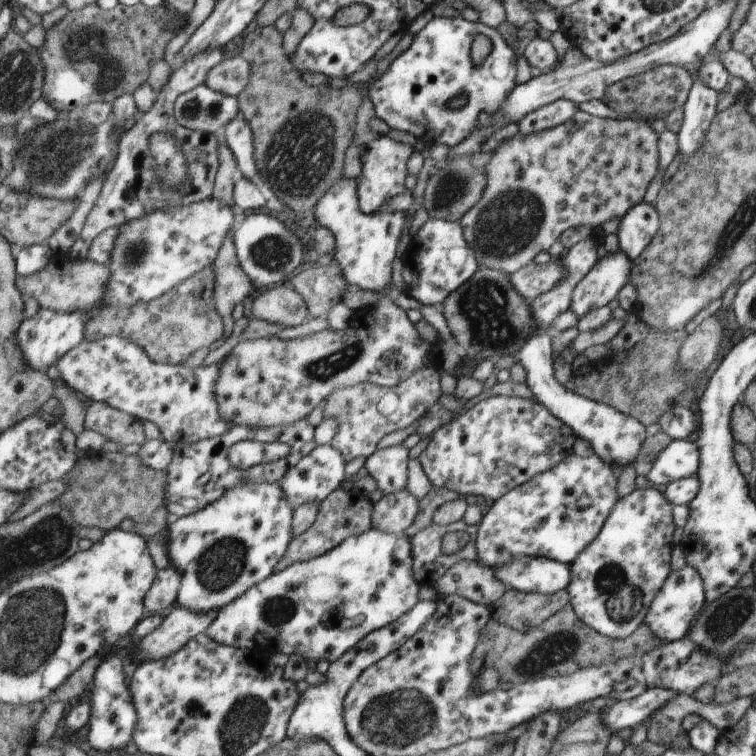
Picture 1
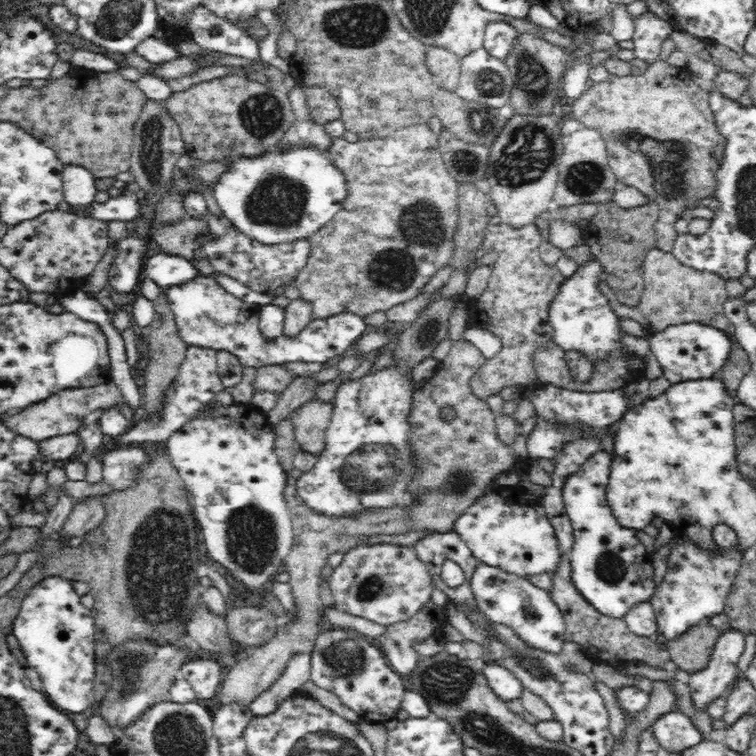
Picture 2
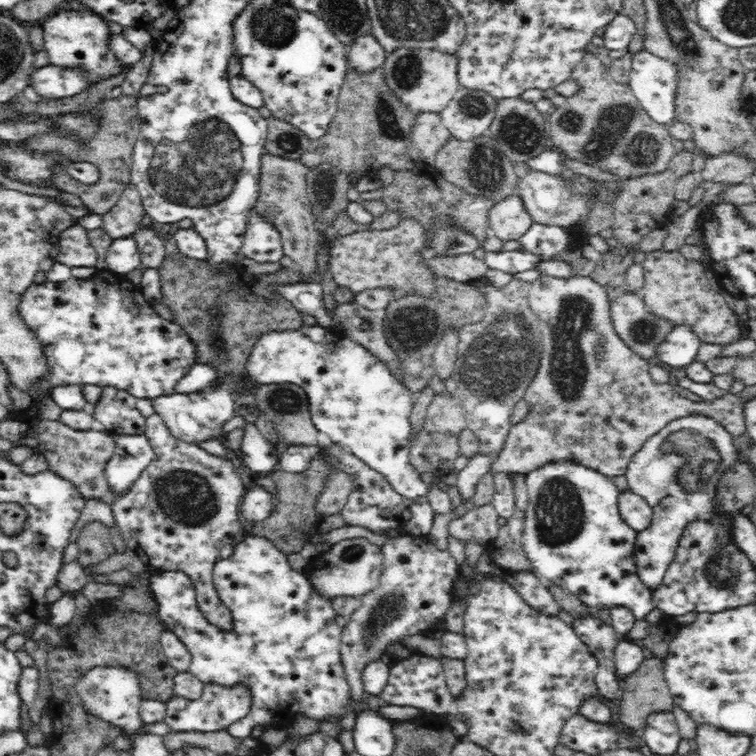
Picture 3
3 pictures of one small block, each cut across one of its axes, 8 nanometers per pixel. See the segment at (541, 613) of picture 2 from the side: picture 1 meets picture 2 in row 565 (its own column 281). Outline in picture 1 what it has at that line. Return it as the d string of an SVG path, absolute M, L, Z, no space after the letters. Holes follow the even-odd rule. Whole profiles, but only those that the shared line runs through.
M330 444L320 445L312 454L306 456L300 464L292 468L279 483L283 485L296 508L315 501L324 502L332 495L334 490L341 488L345 479L346 465L342 454L336 448L333 448Z

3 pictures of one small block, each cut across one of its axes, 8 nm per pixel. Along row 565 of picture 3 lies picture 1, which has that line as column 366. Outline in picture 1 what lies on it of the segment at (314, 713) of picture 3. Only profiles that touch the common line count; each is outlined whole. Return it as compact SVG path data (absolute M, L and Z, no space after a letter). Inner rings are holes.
M342 178L318 204L316 218L336 238L335 258L343 278L351 289L382 290L390 284L392 260L398 248L398 238L404 226L402 212L362 213L357 200L357 181Z

